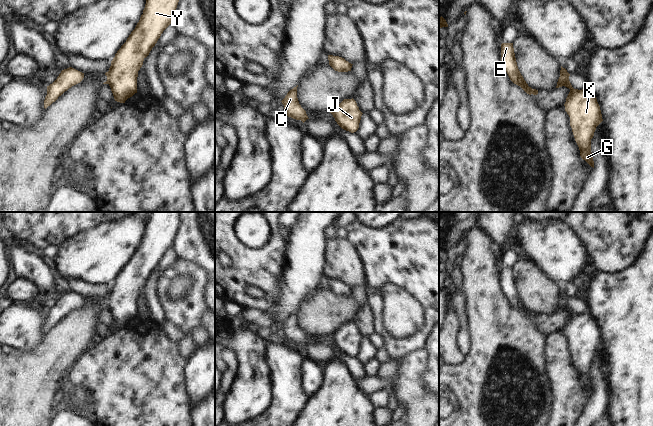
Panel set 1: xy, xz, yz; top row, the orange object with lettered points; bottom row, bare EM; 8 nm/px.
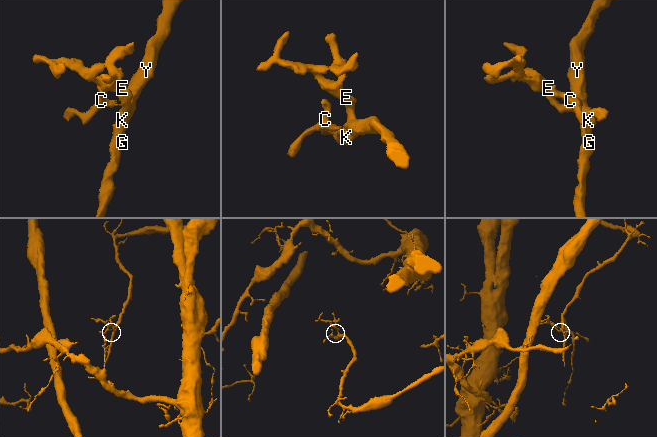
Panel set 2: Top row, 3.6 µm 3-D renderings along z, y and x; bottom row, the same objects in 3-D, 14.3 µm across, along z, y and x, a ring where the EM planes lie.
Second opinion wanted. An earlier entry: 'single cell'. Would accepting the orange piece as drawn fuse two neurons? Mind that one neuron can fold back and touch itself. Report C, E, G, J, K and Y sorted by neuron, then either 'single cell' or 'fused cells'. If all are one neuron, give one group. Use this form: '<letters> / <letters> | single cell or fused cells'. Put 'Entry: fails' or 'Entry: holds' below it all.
C / E G J K Y | fused cells
Entry: fails

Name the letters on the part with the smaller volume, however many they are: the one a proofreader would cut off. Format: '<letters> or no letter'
C

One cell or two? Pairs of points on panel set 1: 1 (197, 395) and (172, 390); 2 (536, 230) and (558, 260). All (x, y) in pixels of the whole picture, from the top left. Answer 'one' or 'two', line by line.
1: two
2: one

